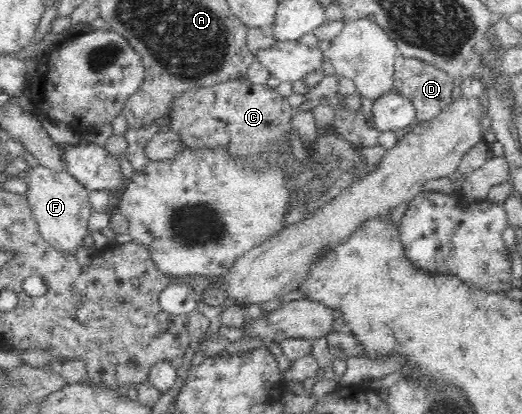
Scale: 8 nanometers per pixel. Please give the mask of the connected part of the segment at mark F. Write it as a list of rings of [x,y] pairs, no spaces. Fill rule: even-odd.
[[[38,165],[35,168],[29,167],[24,174],[26,172],[26,194],[41,236],[58,251],[76,255],[80,249],[84,249],[80,247],[84,245],[84,237],[88,235],[89,219],[93,210],[89,198],[90,191],[65,171],[54,171]]]

